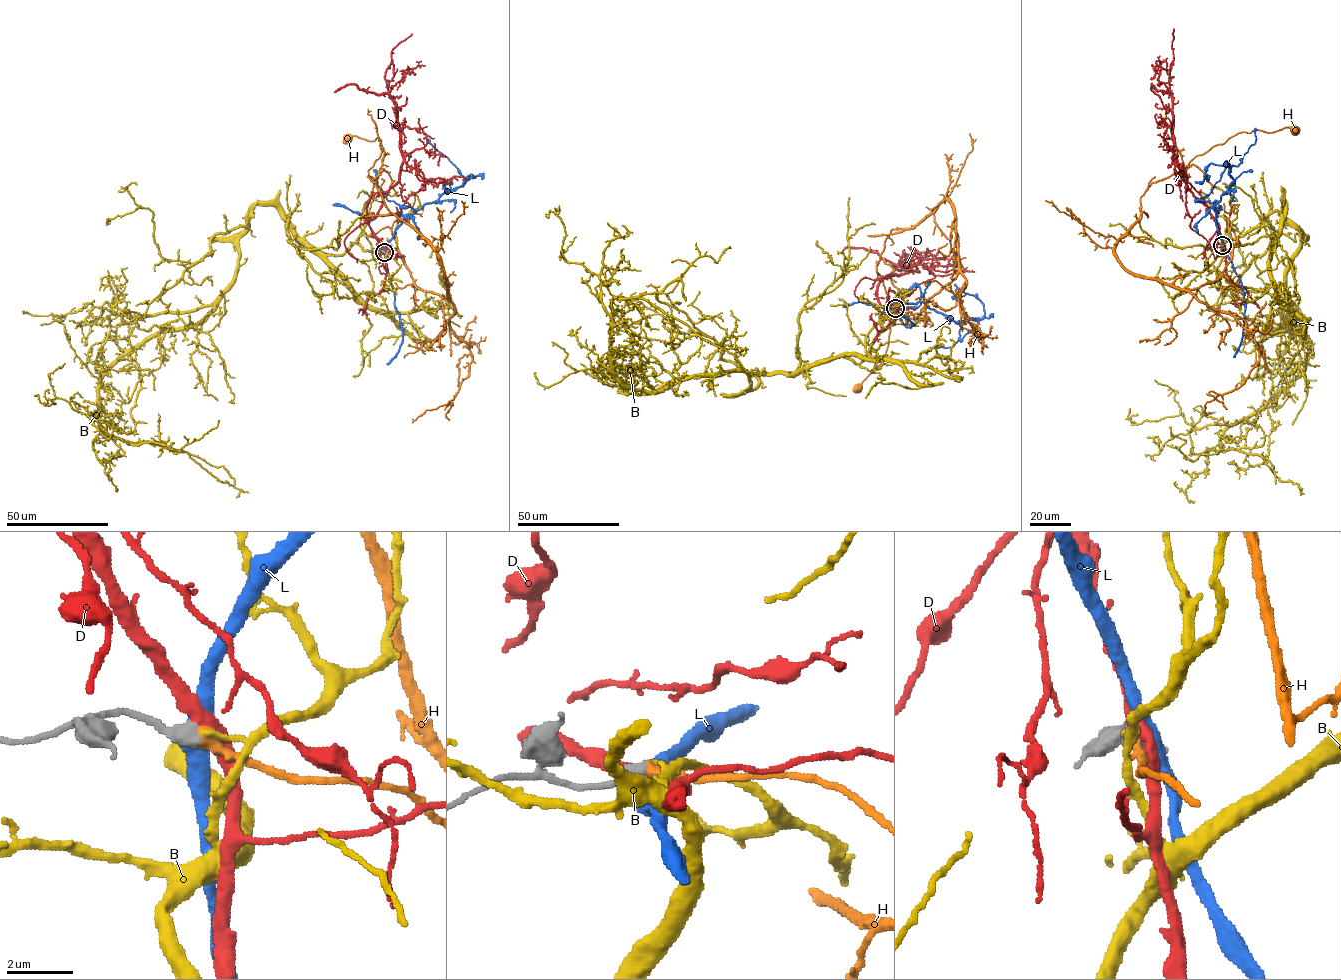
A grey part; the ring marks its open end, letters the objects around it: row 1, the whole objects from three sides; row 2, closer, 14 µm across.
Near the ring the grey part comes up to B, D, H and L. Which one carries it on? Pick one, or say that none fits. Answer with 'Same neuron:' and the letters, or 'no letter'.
Same neuron: H

